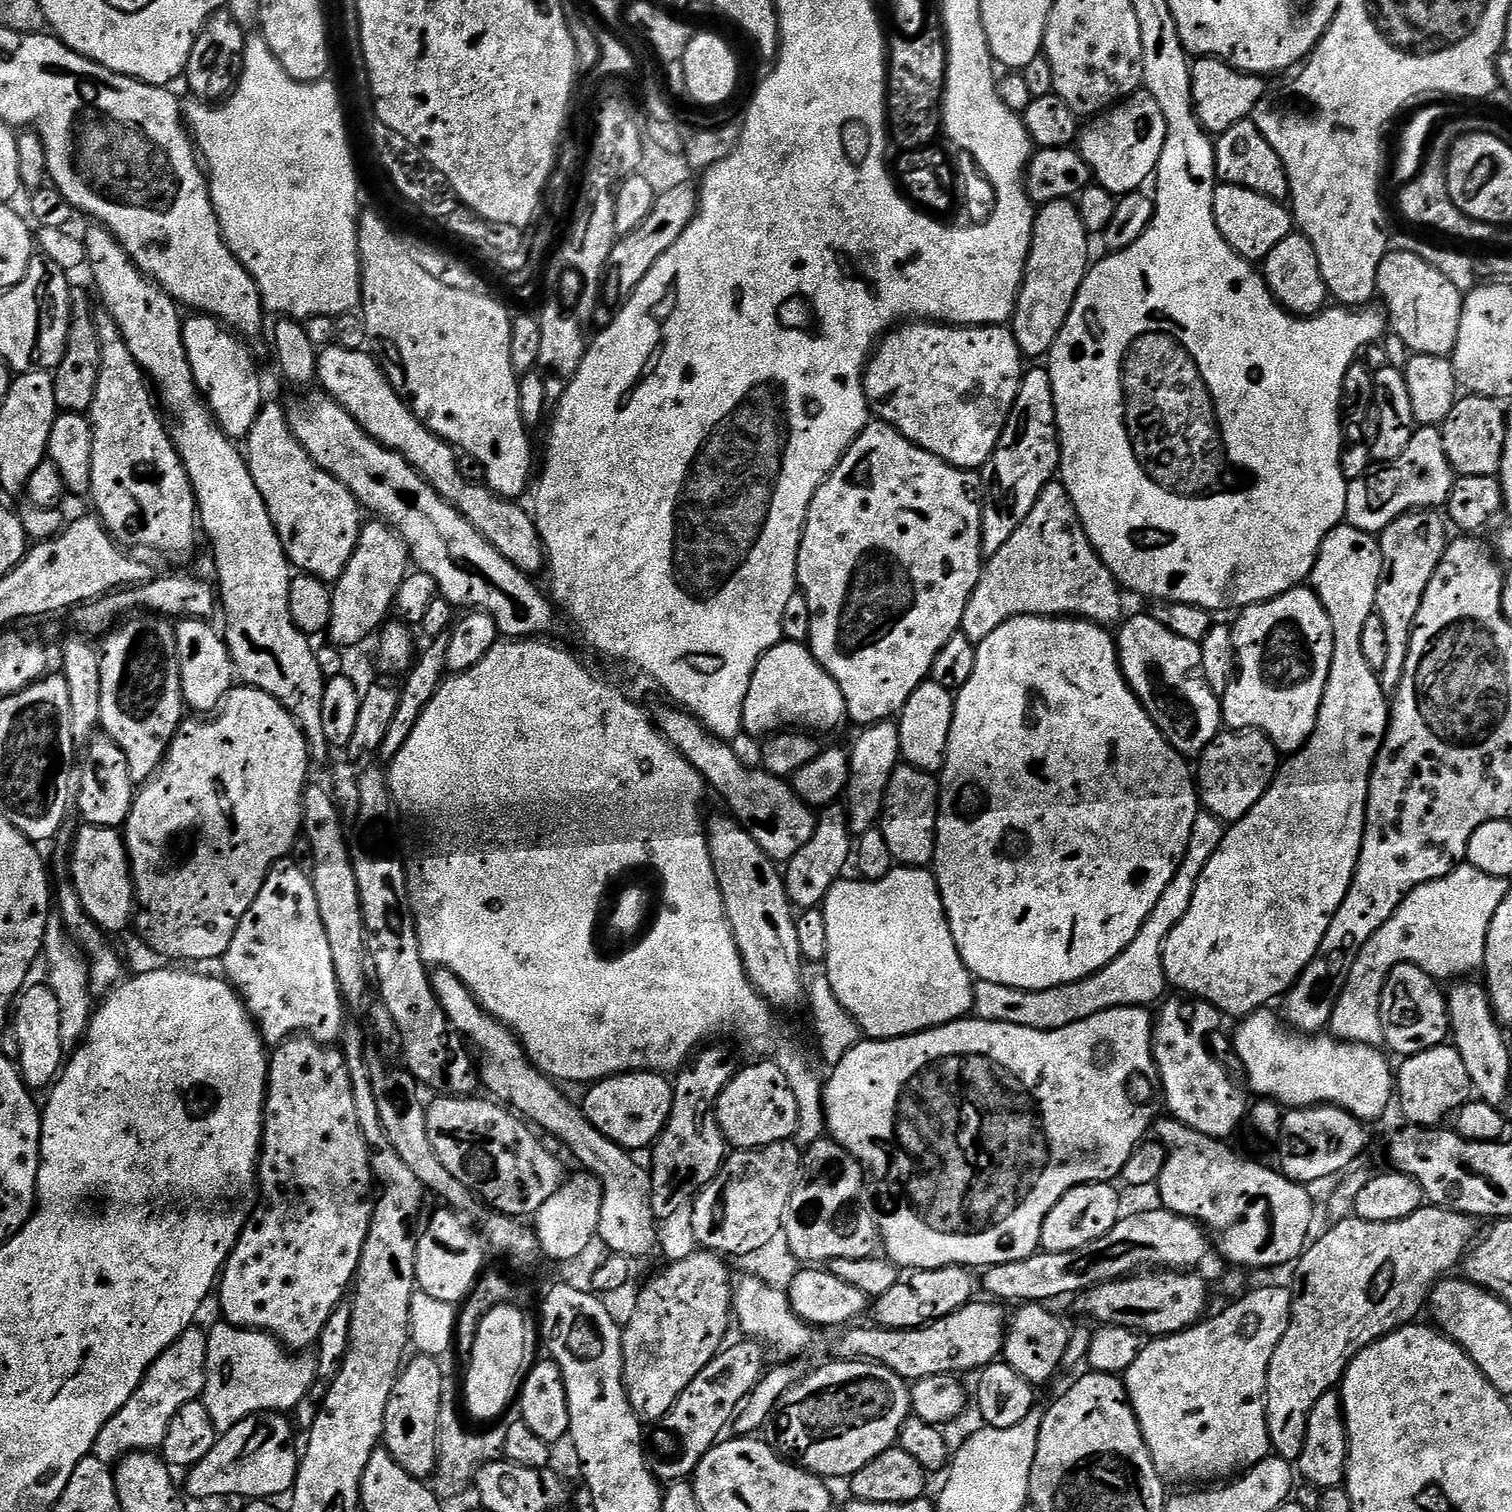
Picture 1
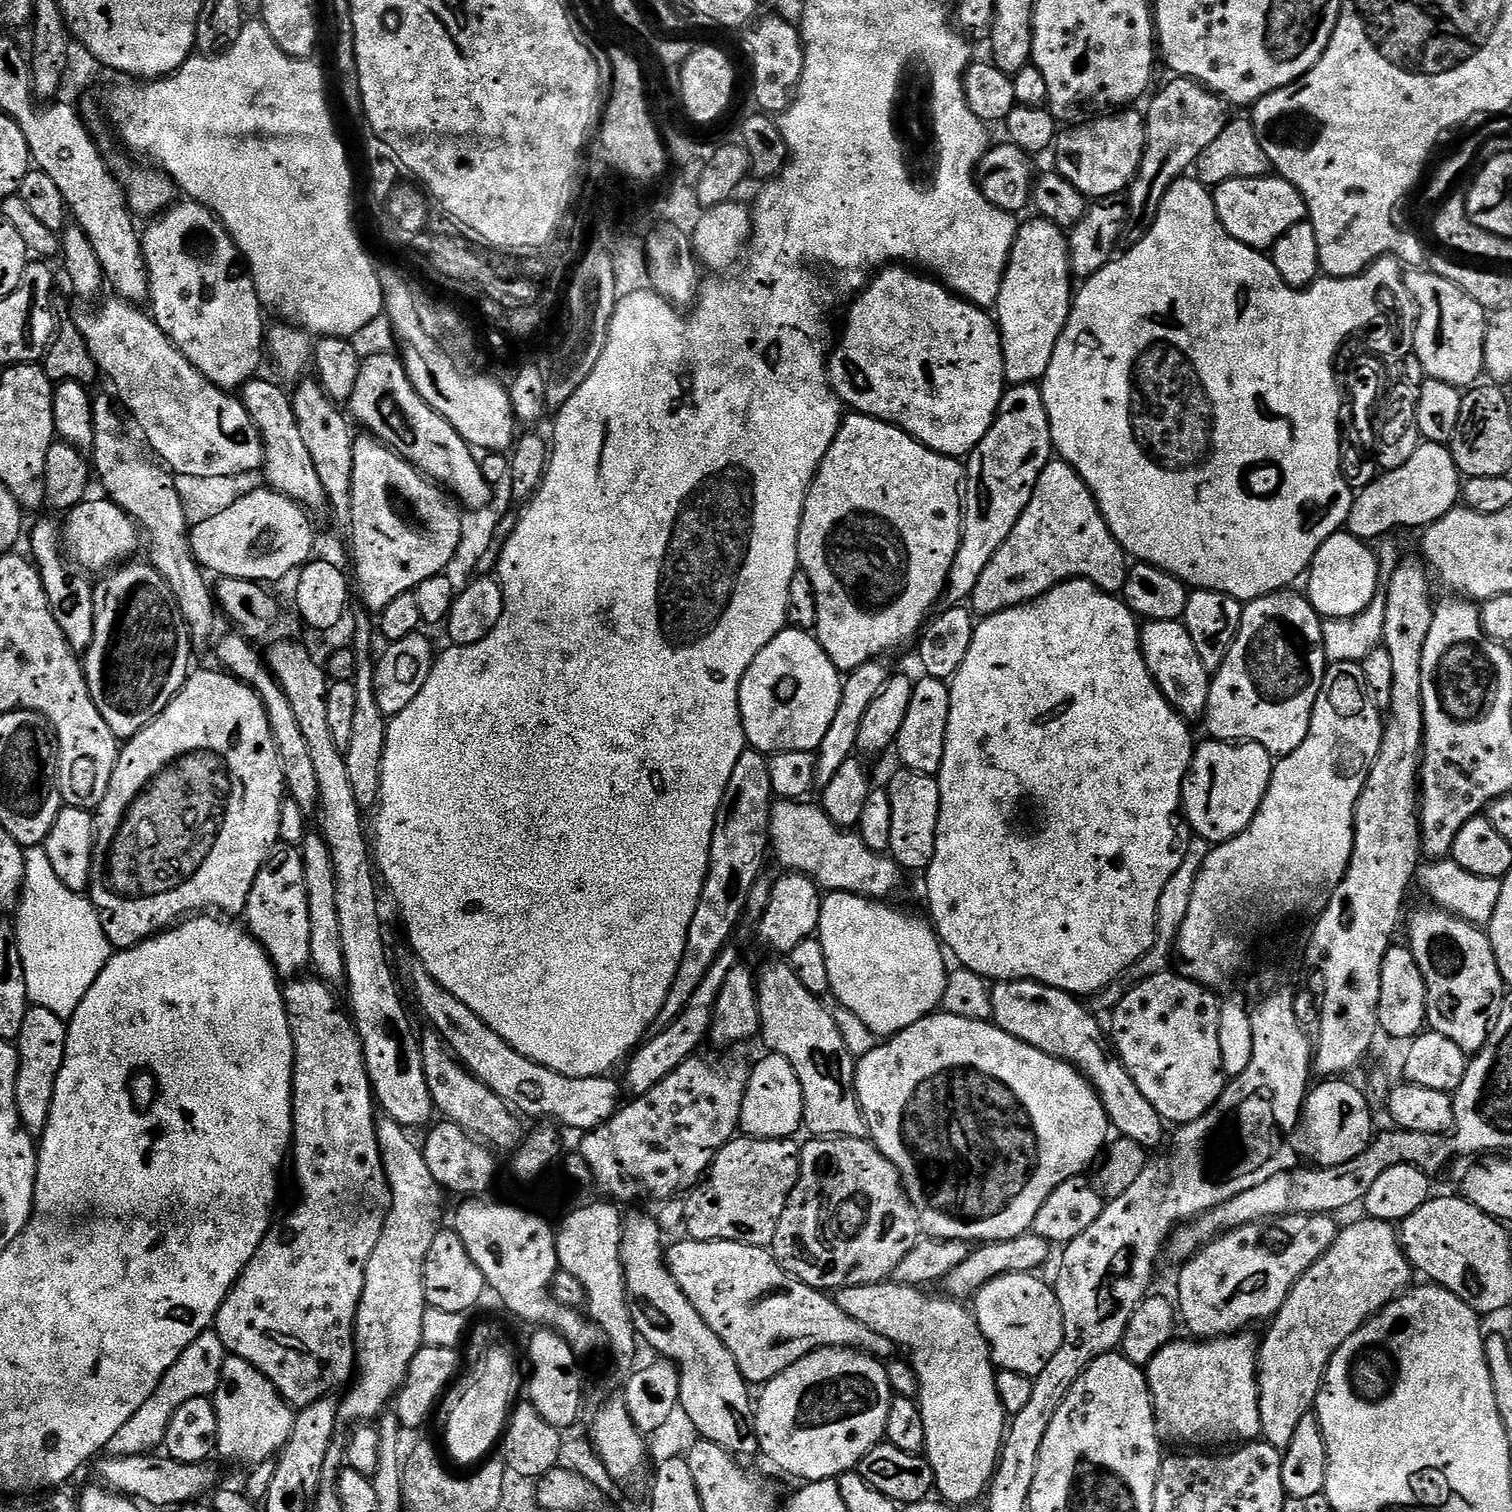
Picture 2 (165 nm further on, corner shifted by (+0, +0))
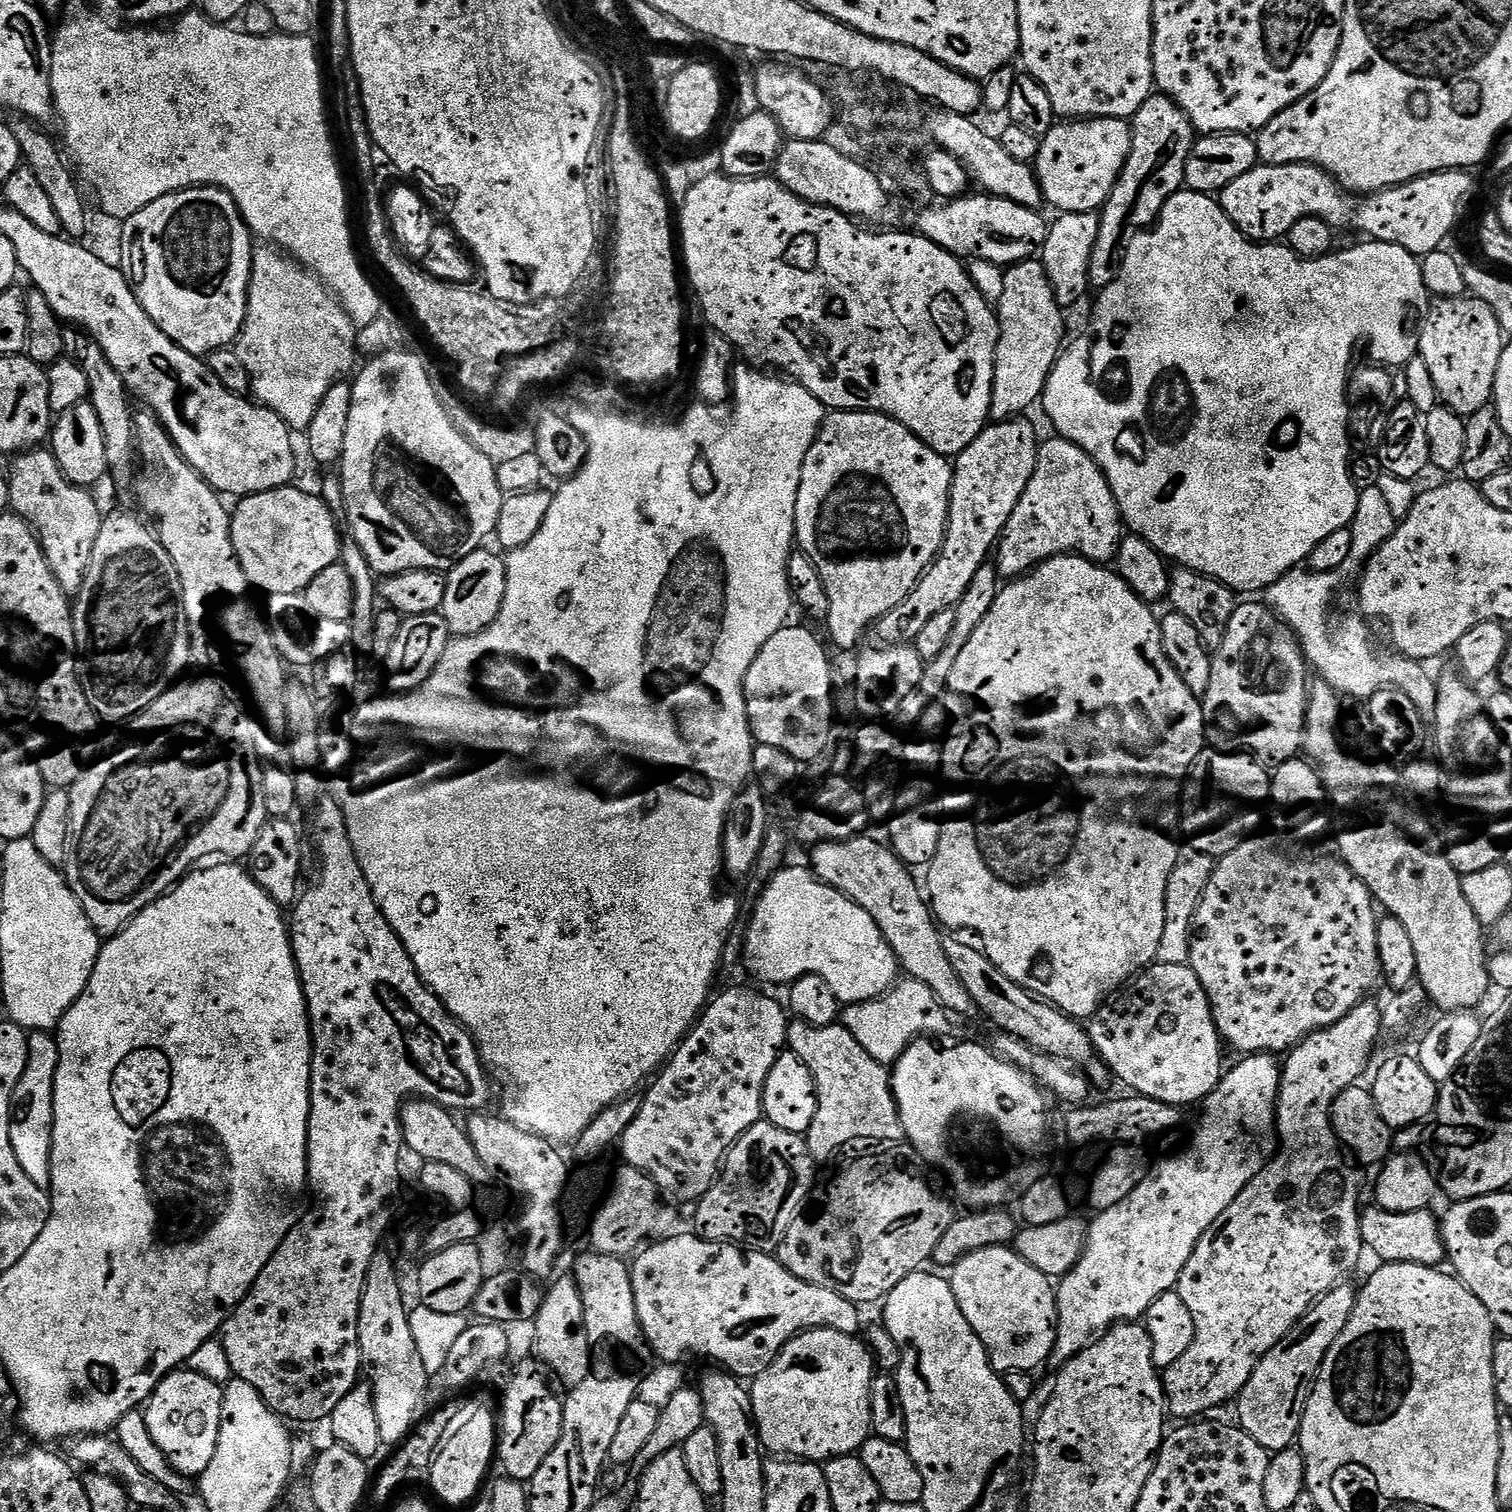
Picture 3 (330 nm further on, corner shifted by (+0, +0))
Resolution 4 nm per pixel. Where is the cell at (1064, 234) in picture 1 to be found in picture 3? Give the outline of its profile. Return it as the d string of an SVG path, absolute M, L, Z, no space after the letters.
M1039 259L1023 260L1005 271L1002 298L998 305L1000 337L994 357L992 383L993 421L1019 417L1032 403L1044 395L1048 375L1056 365L1064 340L1065 313L1054 298L1054 290L1043 263Z

